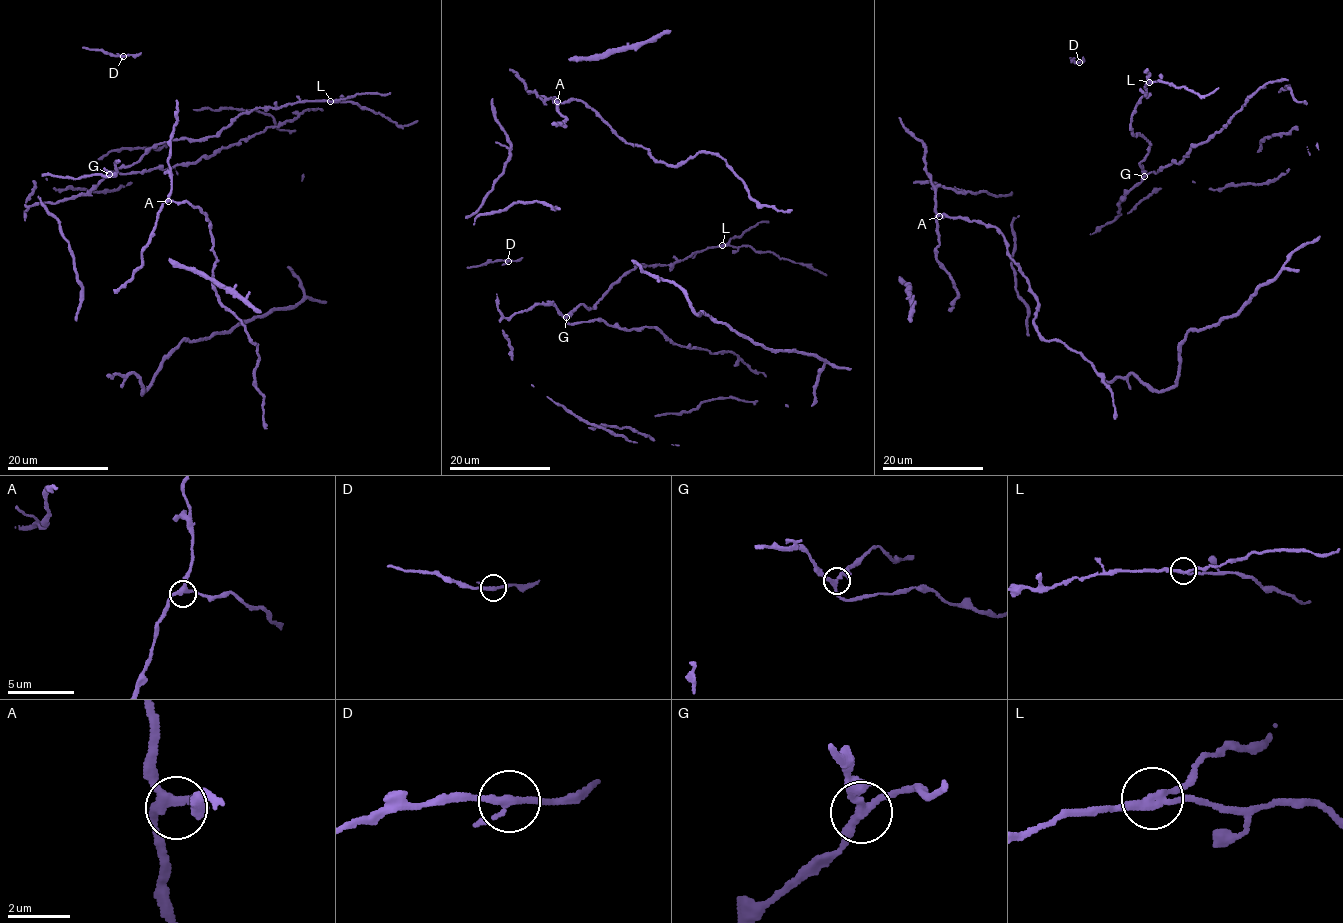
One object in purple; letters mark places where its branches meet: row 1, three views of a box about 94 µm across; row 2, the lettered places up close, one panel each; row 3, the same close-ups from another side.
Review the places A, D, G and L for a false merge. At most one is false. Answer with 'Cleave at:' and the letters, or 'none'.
Cleave at: L

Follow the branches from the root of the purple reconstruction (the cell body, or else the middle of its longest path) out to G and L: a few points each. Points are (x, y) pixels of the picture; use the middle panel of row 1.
G: (589, 320), (568, 323), (566, 317)
L: (589, 320), (568, 323), (566, 318), (580, 304), (593, 309), (638, 265), (673, 265), (695, 252), (722, 245)

